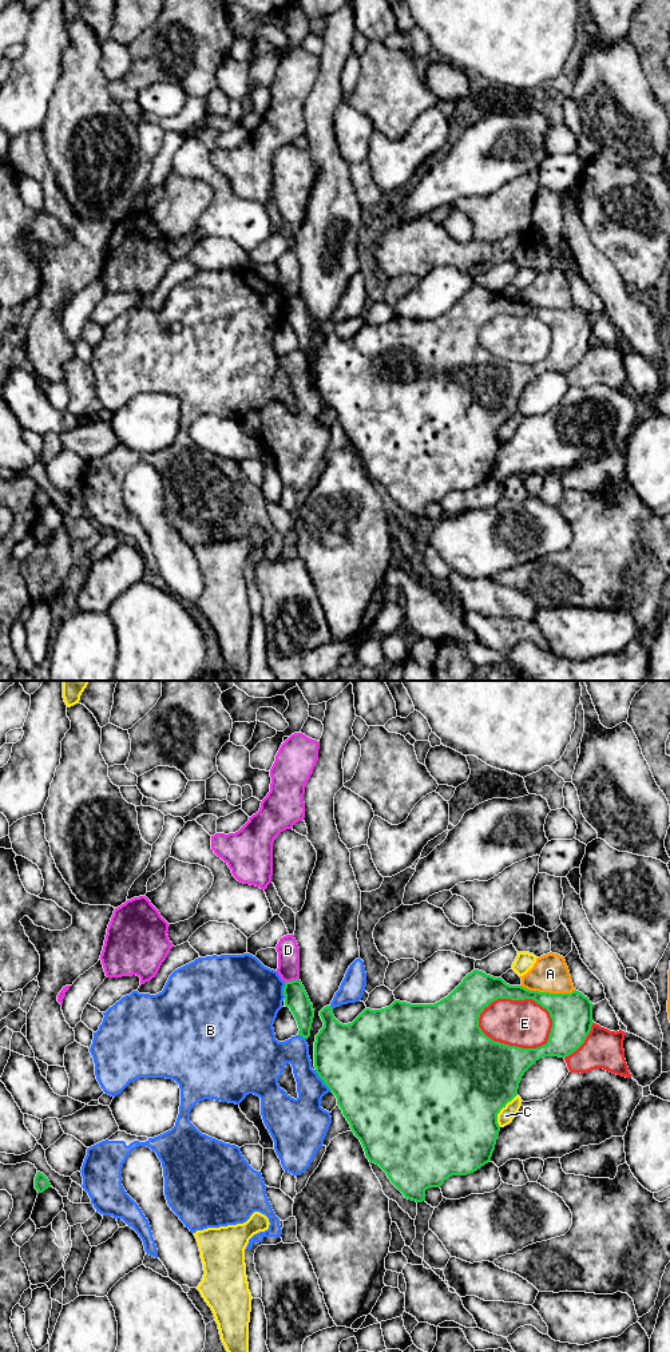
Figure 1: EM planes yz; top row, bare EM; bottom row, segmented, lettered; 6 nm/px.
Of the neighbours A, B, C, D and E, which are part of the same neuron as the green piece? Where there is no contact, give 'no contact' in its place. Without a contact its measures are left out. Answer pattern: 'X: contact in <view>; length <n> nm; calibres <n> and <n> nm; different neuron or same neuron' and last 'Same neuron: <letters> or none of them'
A: contact in yz; length 340 nm; calibres 240 and 220 nm; different neuron
B: contact in yz; length 160 nm; calibres 480 and 240 nm; different neuron
C: contact in yz; length 220 nm; calibres 500 and 90 nm; different neuron
D: contact in yz; length 90 nm; calibres 140 and 130 nm; different neuron
E: contact in yz; length 460 nm; calibres 220 and 280 nm; different neuron
Same neuron: none of them

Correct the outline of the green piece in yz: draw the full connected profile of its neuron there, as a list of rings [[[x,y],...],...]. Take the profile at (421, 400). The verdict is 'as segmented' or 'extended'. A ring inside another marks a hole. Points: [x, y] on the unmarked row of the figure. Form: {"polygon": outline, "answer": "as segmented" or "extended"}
{"polygon": [[[473,285],[447,313],[435,320],[395,316],[381,325],[365,324],[348,340],[334,333],[332,321],[324,322],[320,326],[324,342],[314,357],[314,382],[336,411],[337,420],[369,477],[378,480],[405,514],[423,518],[427,504],[440,503],[452,491],[471,489],[491,476],[500,447],[497,429],[518,411],[522,392],[543,372],[566,373],[576,366],[591,346],[592,321],[576,305],[571,309],[530,306]],[[497,314],[532,314],[546,324],[552,334],[547,358],[536,364],[522,364],[488,353],[479,342],[479,333]]], "answer": "as segmented"}

